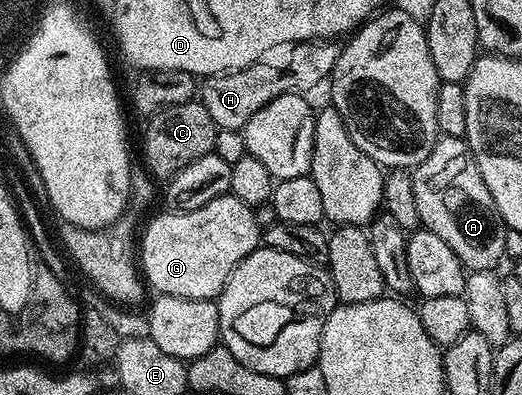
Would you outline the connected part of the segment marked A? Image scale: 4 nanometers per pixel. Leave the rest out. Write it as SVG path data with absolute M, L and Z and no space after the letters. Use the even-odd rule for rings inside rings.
M437 138L430 156L412 170L412 179L421 227L446 240L469 271L495 271L504 258L506 227L494 204L494 196L490 196L490 188L486 188L486 180L482 180L482 172L478 172L467 141Z

